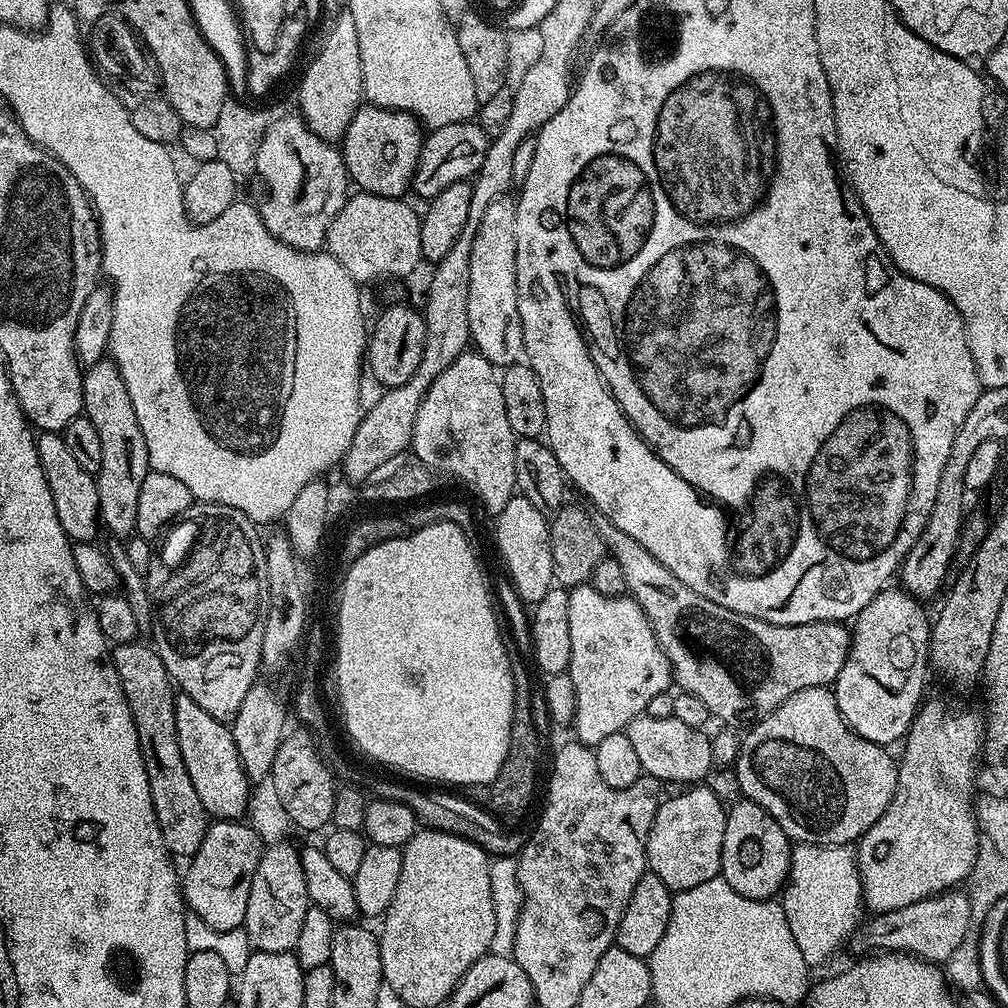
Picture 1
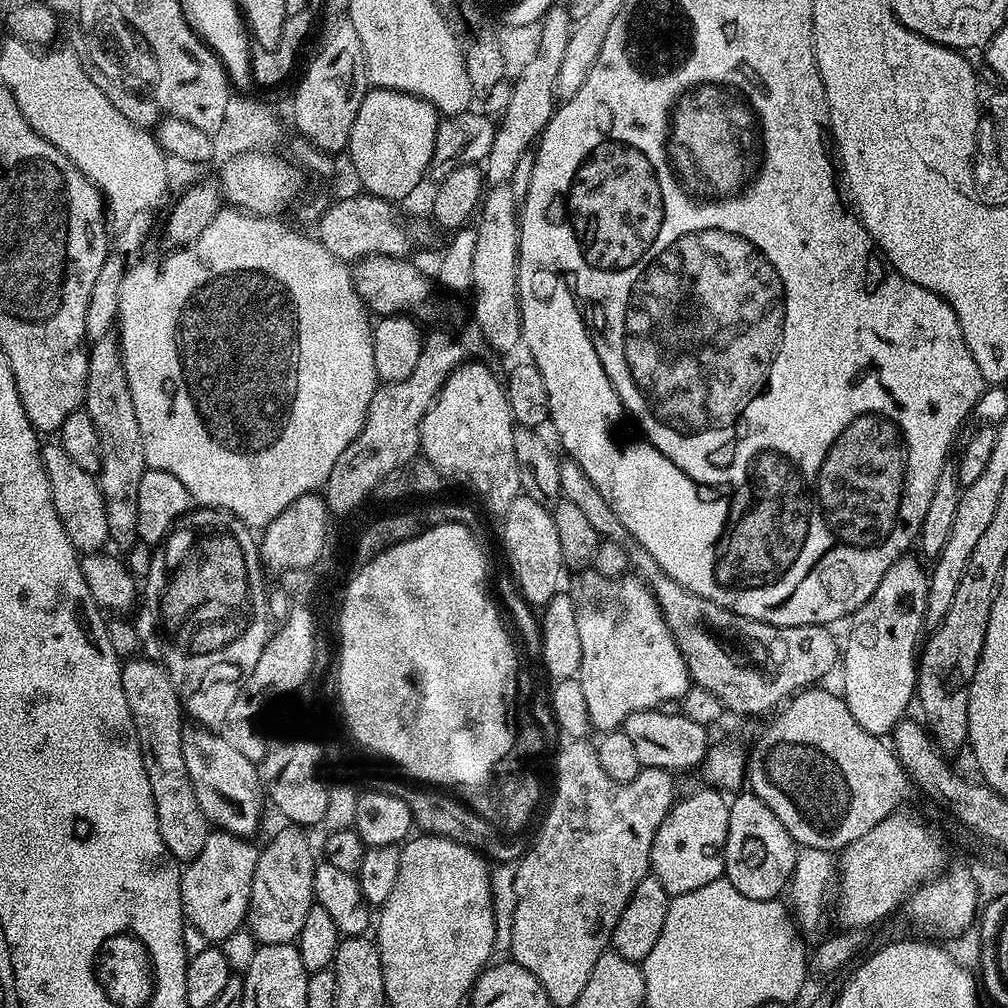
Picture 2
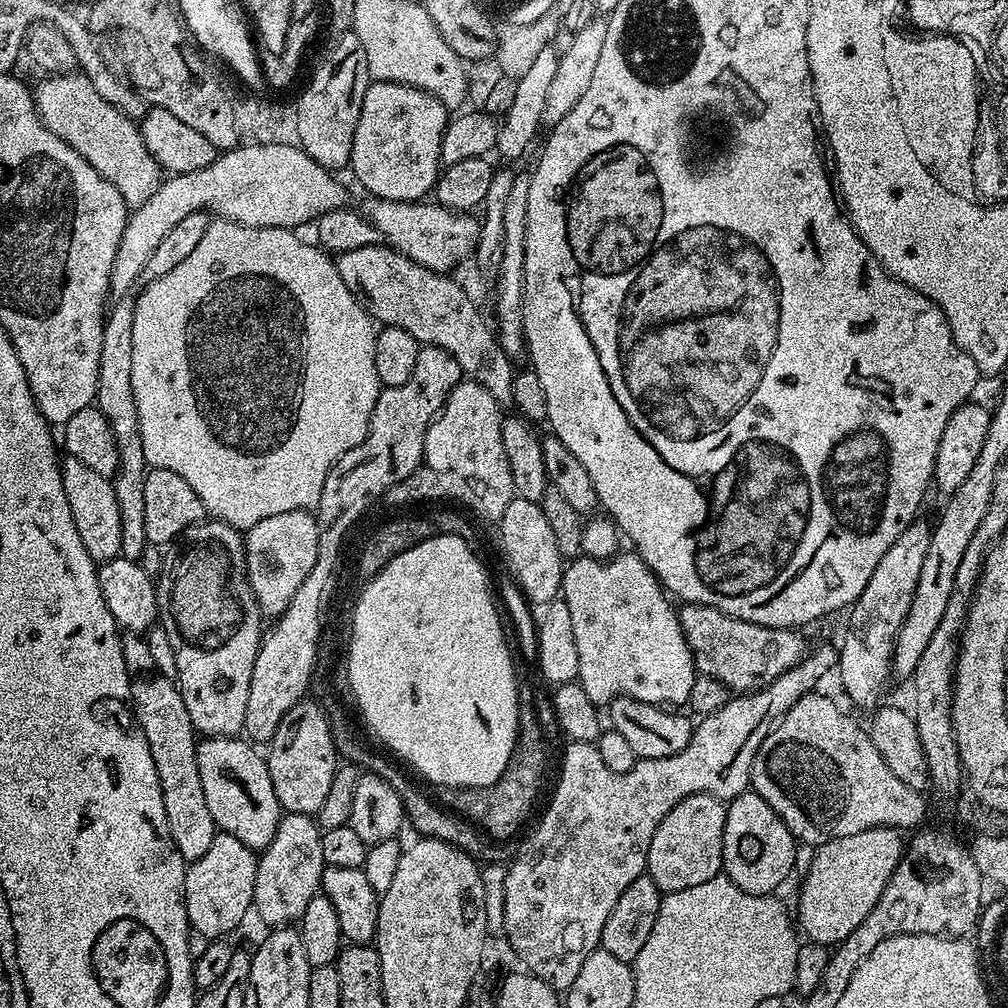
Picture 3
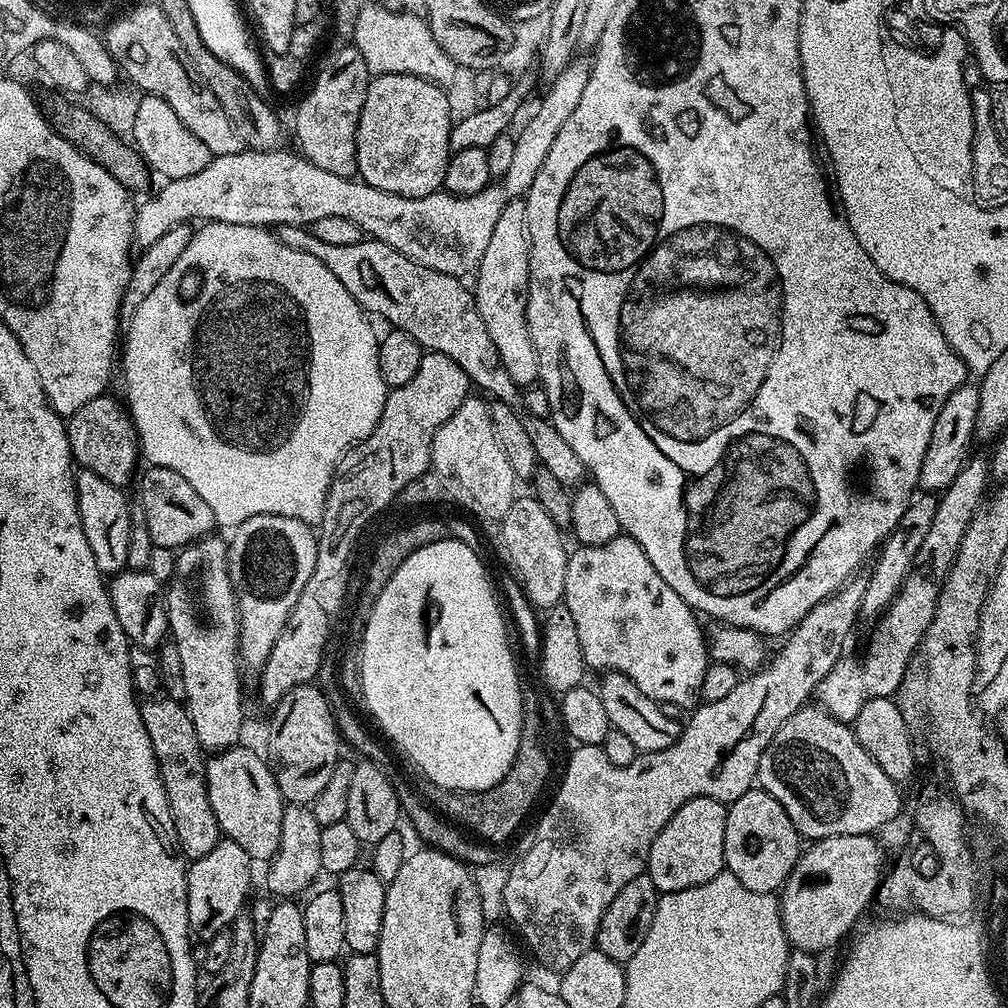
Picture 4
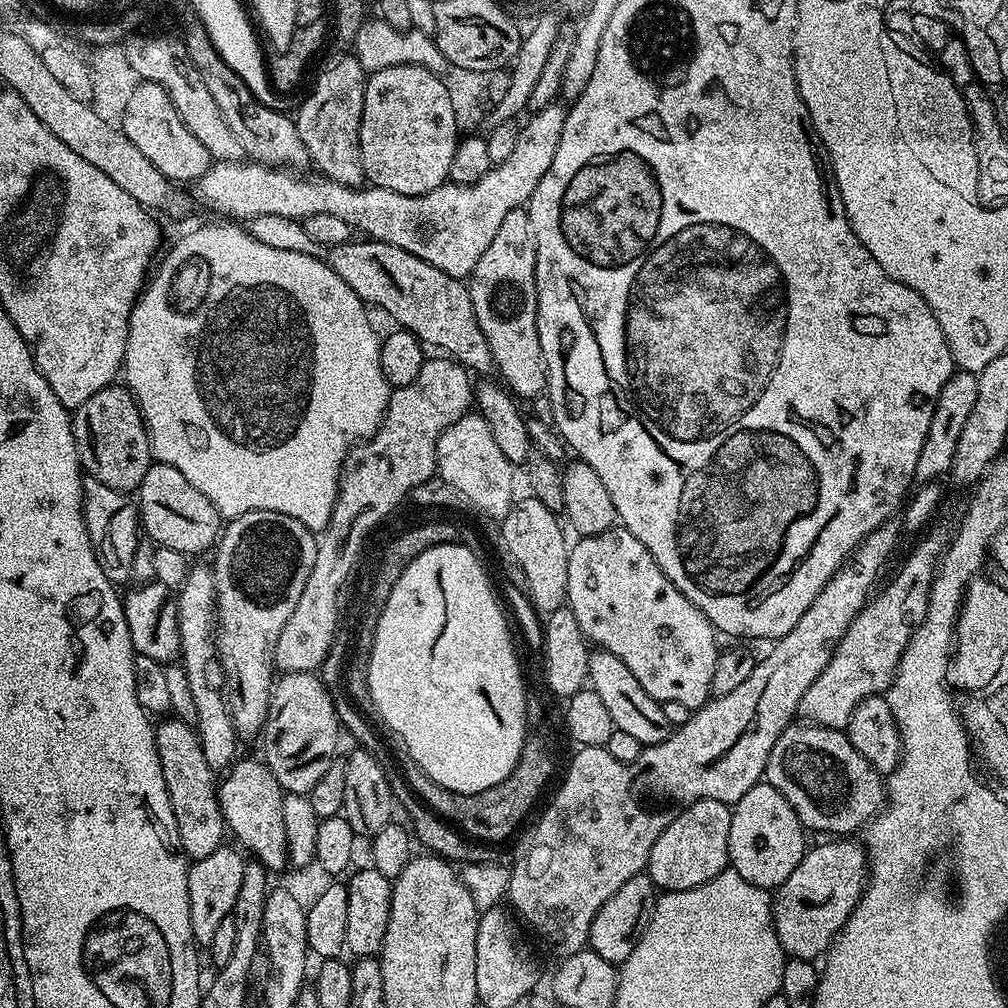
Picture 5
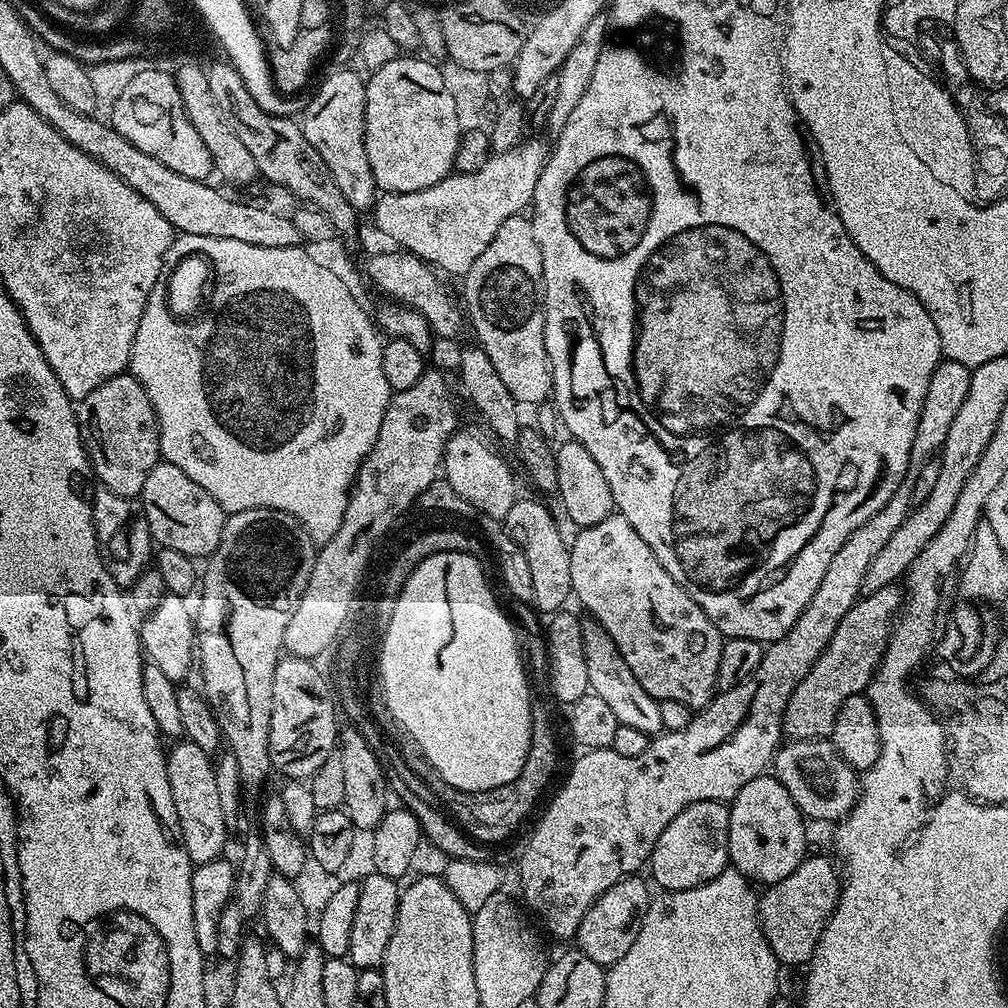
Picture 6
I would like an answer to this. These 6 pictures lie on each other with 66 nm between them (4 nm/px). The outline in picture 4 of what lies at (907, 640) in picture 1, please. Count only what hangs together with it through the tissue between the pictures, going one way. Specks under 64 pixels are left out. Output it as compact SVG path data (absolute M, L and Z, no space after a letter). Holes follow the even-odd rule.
M917 495L909 504L906 514L902 514L902 522L898 522L896 529L886 537L875 553L876 565L873 566L872 573L867 573L866 590L862 594L860 603L860 614L865 621L867 619L875 621L892 605L892 600L900 593L900 587L906 582L906 578L914 566L914 558L918 554L918 550L922 550L922 542L926 539L926 533L930 531L936 502L935 495Z

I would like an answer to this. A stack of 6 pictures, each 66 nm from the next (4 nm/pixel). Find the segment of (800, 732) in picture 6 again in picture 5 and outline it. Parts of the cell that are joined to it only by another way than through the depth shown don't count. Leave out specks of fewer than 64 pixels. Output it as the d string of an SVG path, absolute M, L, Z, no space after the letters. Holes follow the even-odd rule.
M935 524L917 539L921 540L917 542L916 549L909 554L900 573L885 586L884 592L877 591L854 618L854 622L850 622L830 662L826 662L826 670L822 670L822 674L814 678L810 690L802 694L799 715L807 723L823 728L847 729L850 714L854 712L854 706L862 702L862 698L879 696L888 691L910 638L926 616L932 579L950 543L947 526Z

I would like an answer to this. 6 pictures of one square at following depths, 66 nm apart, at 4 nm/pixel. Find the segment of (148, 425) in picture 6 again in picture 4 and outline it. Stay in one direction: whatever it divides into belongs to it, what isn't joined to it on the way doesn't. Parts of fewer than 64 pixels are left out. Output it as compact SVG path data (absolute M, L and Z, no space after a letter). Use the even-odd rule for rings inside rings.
M111 394L86 402L82 410L67 417L66 427L73 461L81 469L98 474L98 478L106 478L106 482L117 486L127 485L127 480L137 475L136 459L139 461L142 453L136 425L127 407L121 401L119 404Z

